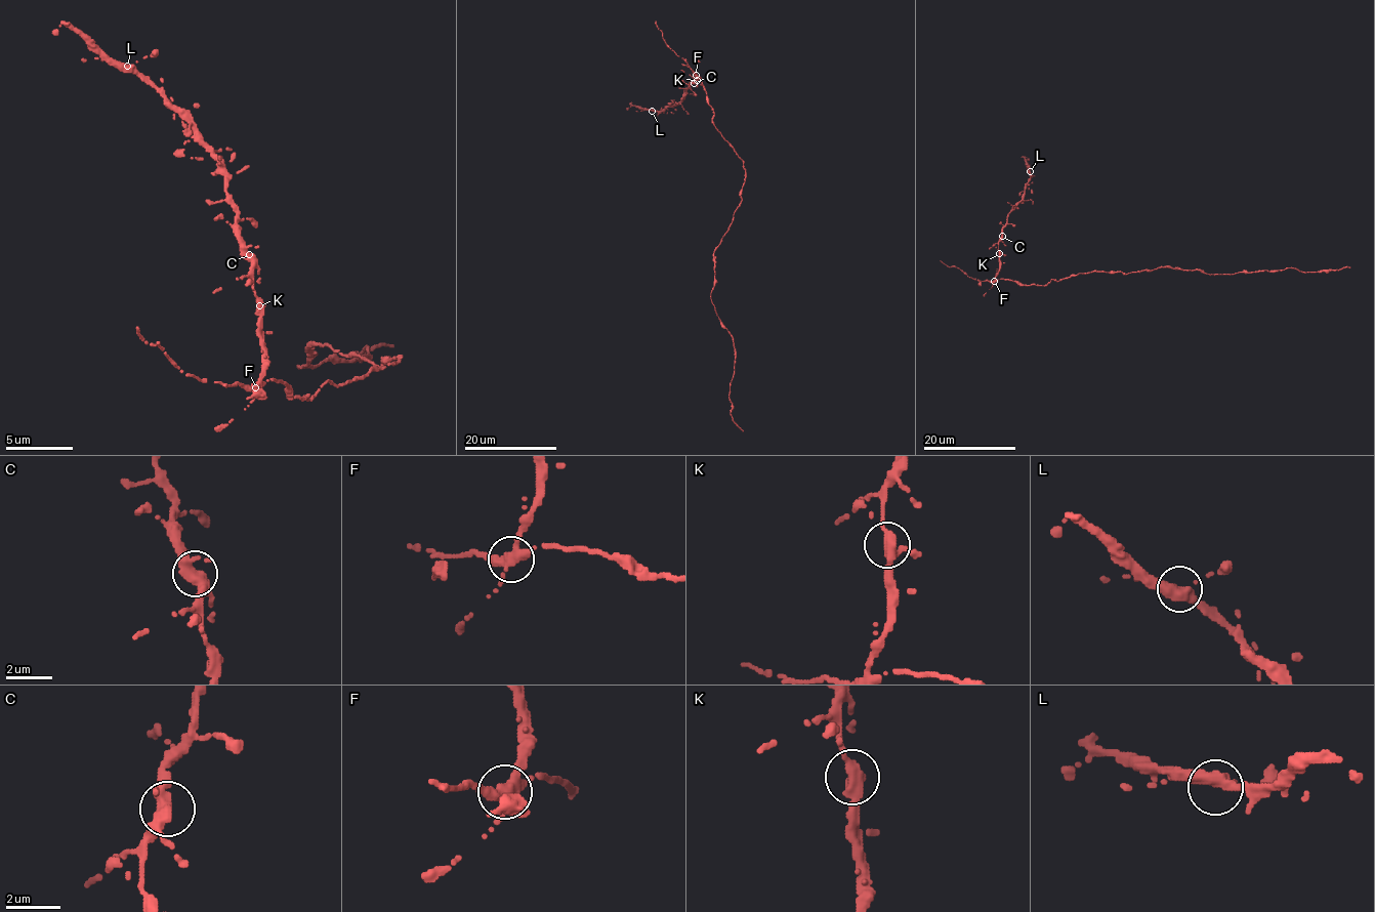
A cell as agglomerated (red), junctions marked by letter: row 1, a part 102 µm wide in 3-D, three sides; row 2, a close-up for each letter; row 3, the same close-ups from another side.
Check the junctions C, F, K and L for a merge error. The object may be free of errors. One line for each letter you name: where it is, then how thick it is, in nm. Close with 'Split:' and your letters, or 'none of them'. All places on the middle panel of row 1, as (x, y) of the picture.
F: Place: (696, 75). Thickness 380 nm
Split: F

